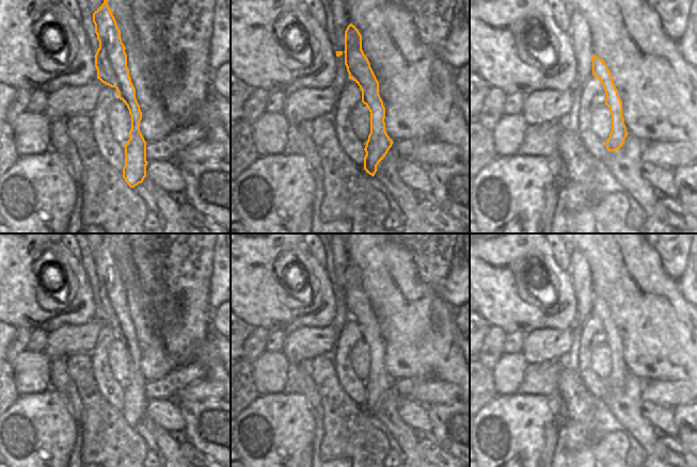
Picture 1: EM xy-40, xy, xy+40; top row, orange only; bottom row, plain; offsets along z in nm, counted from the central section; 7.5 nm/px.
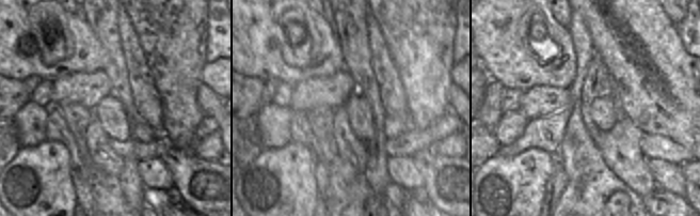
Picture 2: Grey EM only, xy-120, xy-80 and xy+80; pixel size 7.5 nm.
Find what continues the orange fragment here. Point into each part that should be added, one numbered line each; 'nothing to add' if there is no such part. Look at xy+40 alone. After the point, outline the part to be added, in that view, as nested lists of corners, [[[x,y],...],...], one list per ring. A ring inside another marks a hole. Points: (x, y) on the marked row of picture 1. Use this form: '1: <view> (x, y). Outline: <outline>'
nothing to add.

